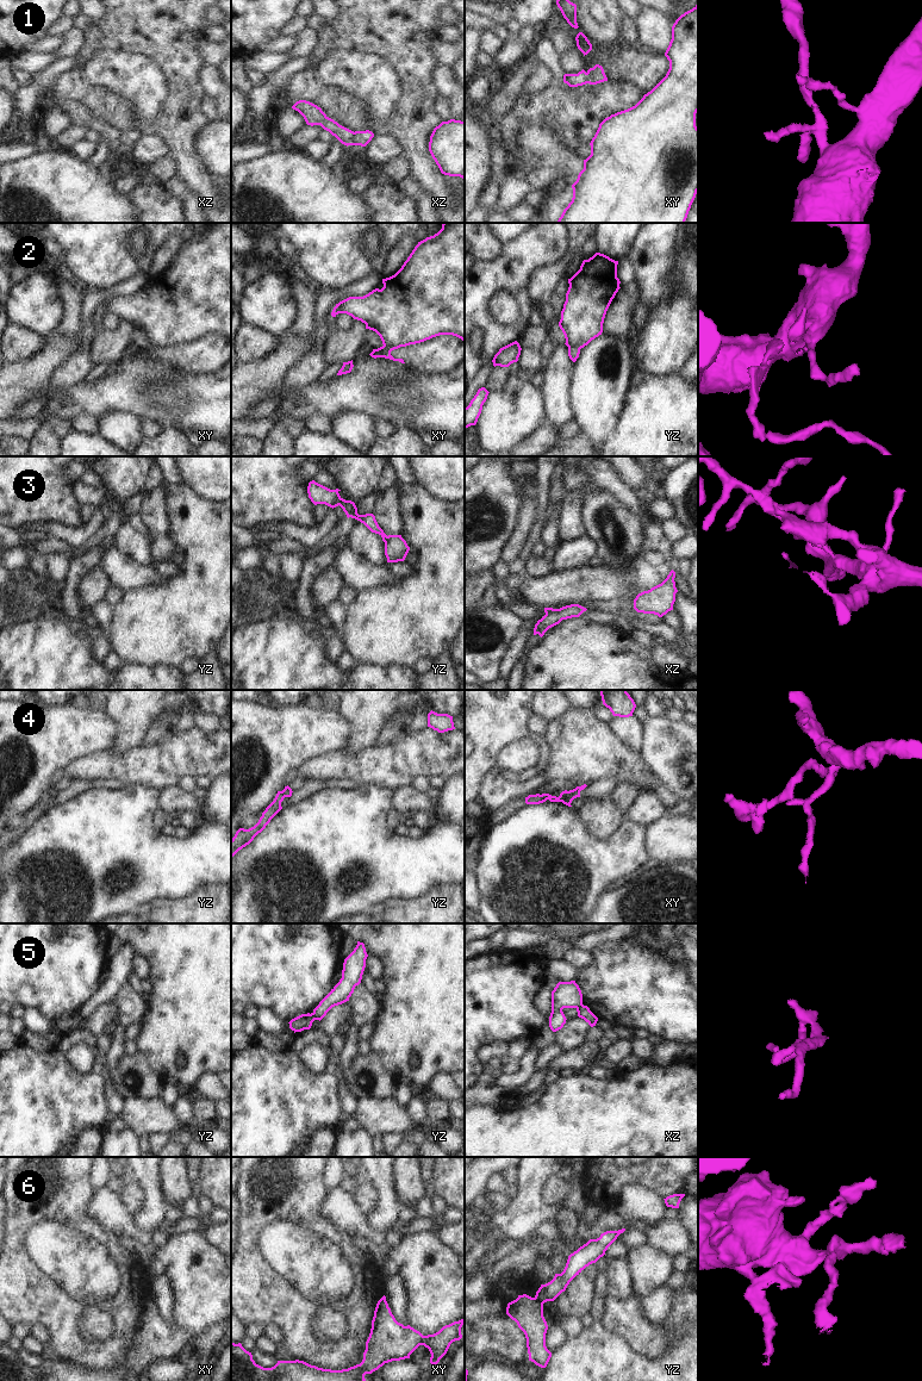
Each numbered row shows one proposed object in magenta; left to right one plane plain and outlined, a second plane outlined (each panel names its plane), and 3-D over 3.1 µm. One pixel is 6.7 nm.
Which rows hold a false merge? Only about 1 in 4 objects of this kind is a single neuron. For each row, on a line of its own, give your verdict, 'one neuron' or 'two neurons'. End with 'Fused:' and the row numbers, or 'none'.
1: two neurons
2: two neurons
3: two neurons
4: two neurons
5: two neurons
6: two neurons
Fused: 1, 2, 3, 4, 5, 6

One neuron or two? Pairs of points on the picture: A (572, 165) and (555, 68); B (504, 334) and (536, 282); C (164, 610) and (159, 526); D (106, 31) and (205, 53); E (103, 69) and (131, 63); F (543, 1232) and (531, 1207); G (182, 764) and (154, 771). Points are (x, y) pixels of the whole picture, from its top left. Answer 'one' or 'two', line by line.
A: two
B: two
C: two
D: two
E: one
F: two
G: one

